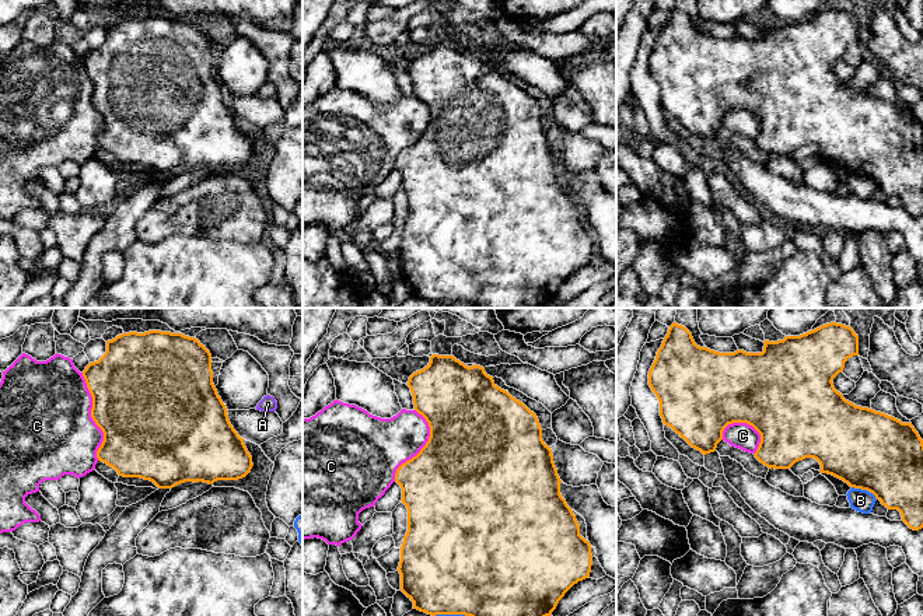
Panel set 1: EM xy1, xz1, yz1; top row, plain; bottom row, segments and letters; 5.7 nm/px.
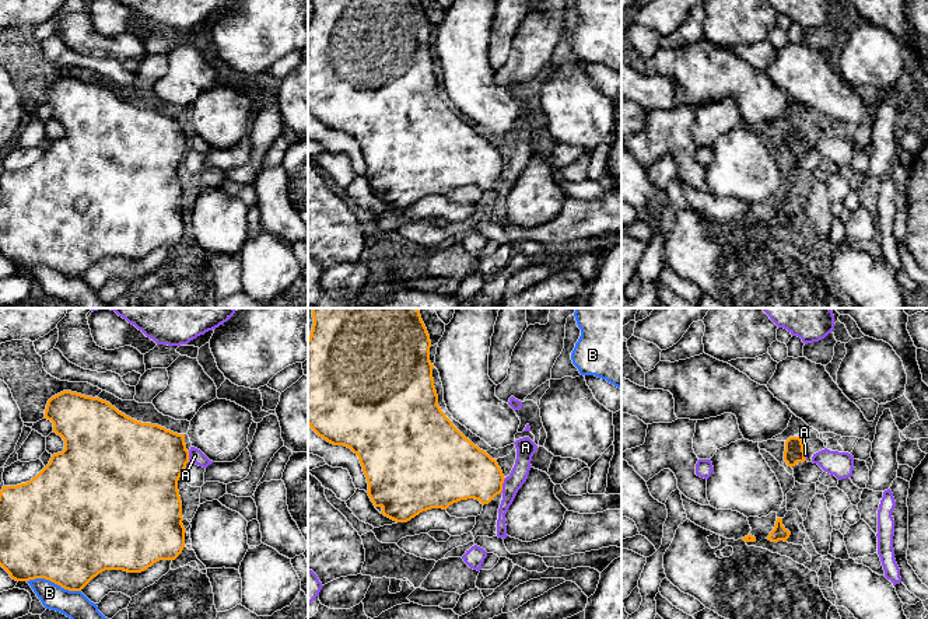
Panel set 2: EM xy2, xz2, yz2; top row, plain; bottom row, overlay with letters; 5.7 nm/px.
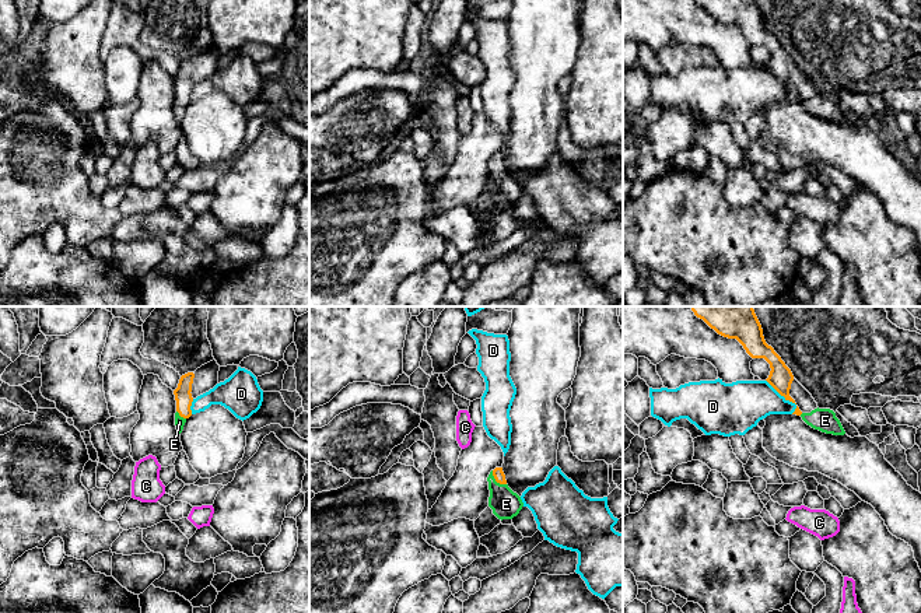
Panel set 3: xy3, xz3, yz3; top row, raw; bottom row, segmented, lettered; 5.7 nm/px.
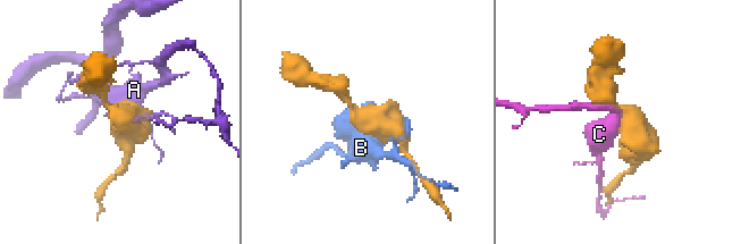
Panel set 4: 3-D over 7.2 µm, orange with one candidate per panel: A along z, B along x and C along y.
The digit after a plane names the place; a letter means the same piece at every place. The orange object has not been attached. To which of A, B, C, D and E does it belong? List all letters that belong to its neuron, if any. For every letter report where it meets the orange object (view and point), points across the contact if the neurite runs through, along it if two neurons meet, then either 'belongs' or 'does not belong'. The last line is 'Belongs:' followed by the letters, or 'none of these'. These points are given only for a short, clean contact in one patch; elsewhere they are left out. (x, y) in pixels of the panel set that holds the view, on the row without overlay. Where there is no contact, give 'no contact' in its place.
A: meets orange in xz2 at (501, 171); border along xz2 (505, 164), (500, 178); does not belong
B: meets orange in xy2 at (53, 268); does not belong
C: meets orange in xy1 at (91, 102); does not belong
D: meets orange in yz3 at (785, 84); border along yz3 (766, 66), (795, 91), (792, 100); does not belong
E: meets orange in xz3 at (496, 167); runs through xz3 (498, 161), (496, 167), (505, 191); belongs
Belongs: E

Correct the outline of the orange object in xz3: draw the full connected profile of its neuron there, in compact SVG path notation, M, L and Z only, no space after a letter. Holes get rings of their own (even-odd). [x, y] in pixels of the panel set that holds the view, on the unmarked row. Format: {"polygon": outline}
{"polygon": "M495 154L488 164L488 193L498 206L512 206L523 193L521 183L514 179L505 167L502 154Z"}

